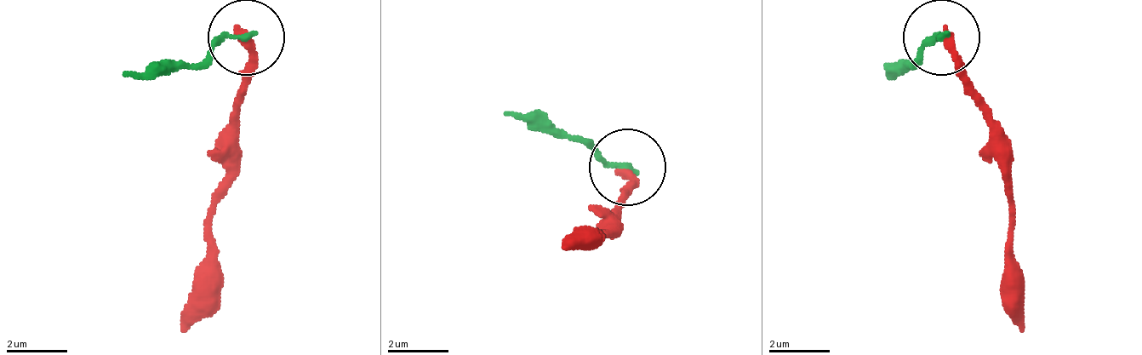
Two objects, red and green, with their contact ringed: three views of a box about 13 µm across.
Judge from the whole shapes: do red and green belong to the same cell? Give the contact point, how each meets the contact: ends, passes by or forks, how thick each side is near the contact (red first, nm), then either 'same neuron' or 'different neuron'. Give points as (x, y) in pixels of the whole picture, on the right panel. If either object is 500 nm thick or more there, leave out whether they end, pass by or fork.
(941, 37) | red ends | green ends | 320/200 nm | different neuron

